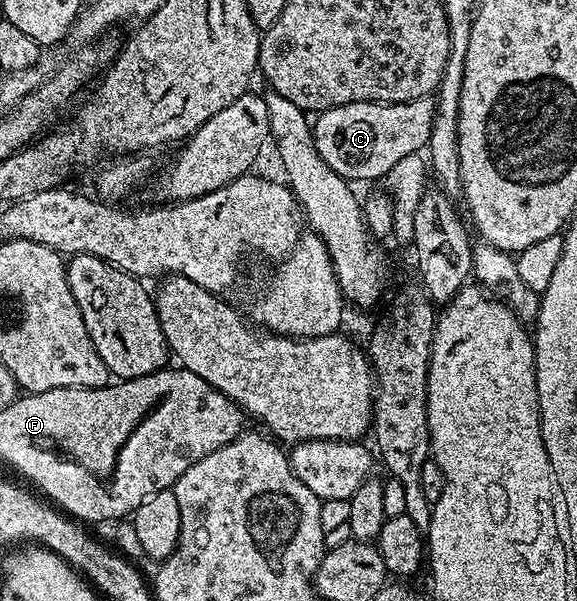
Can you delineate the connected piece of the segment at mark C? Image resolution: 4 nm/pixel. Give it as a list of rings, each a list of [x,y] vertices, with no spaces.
[[[433,96],[404,103],[361,101],[325,109],[313,118],[313,134],[317,151],[336,175],[350,183],[374,181],[413,153],[421,154],[429,146],[434,123]]]

